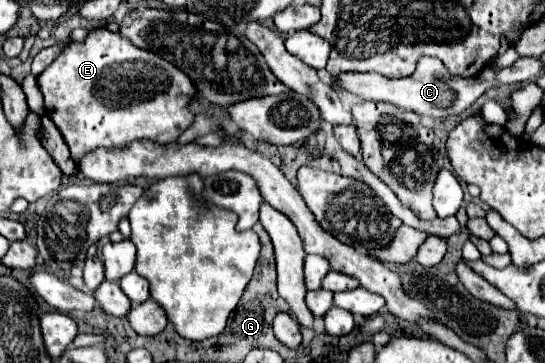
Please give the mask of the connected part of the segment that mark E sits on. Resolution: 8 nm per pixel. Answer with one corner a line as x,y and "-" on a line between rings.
94,29
82,43
70,43
64,53
60,53
60,57
56,57
56,61
38,77
38,87
44,95
46,113
60,129
74,161
80,161
96,147
124,147
138,139
174,143
194,121
194,113
188,105
198,93
192,79
178,67
156,53
134,47
128,39
122,39
118,33
108,29

